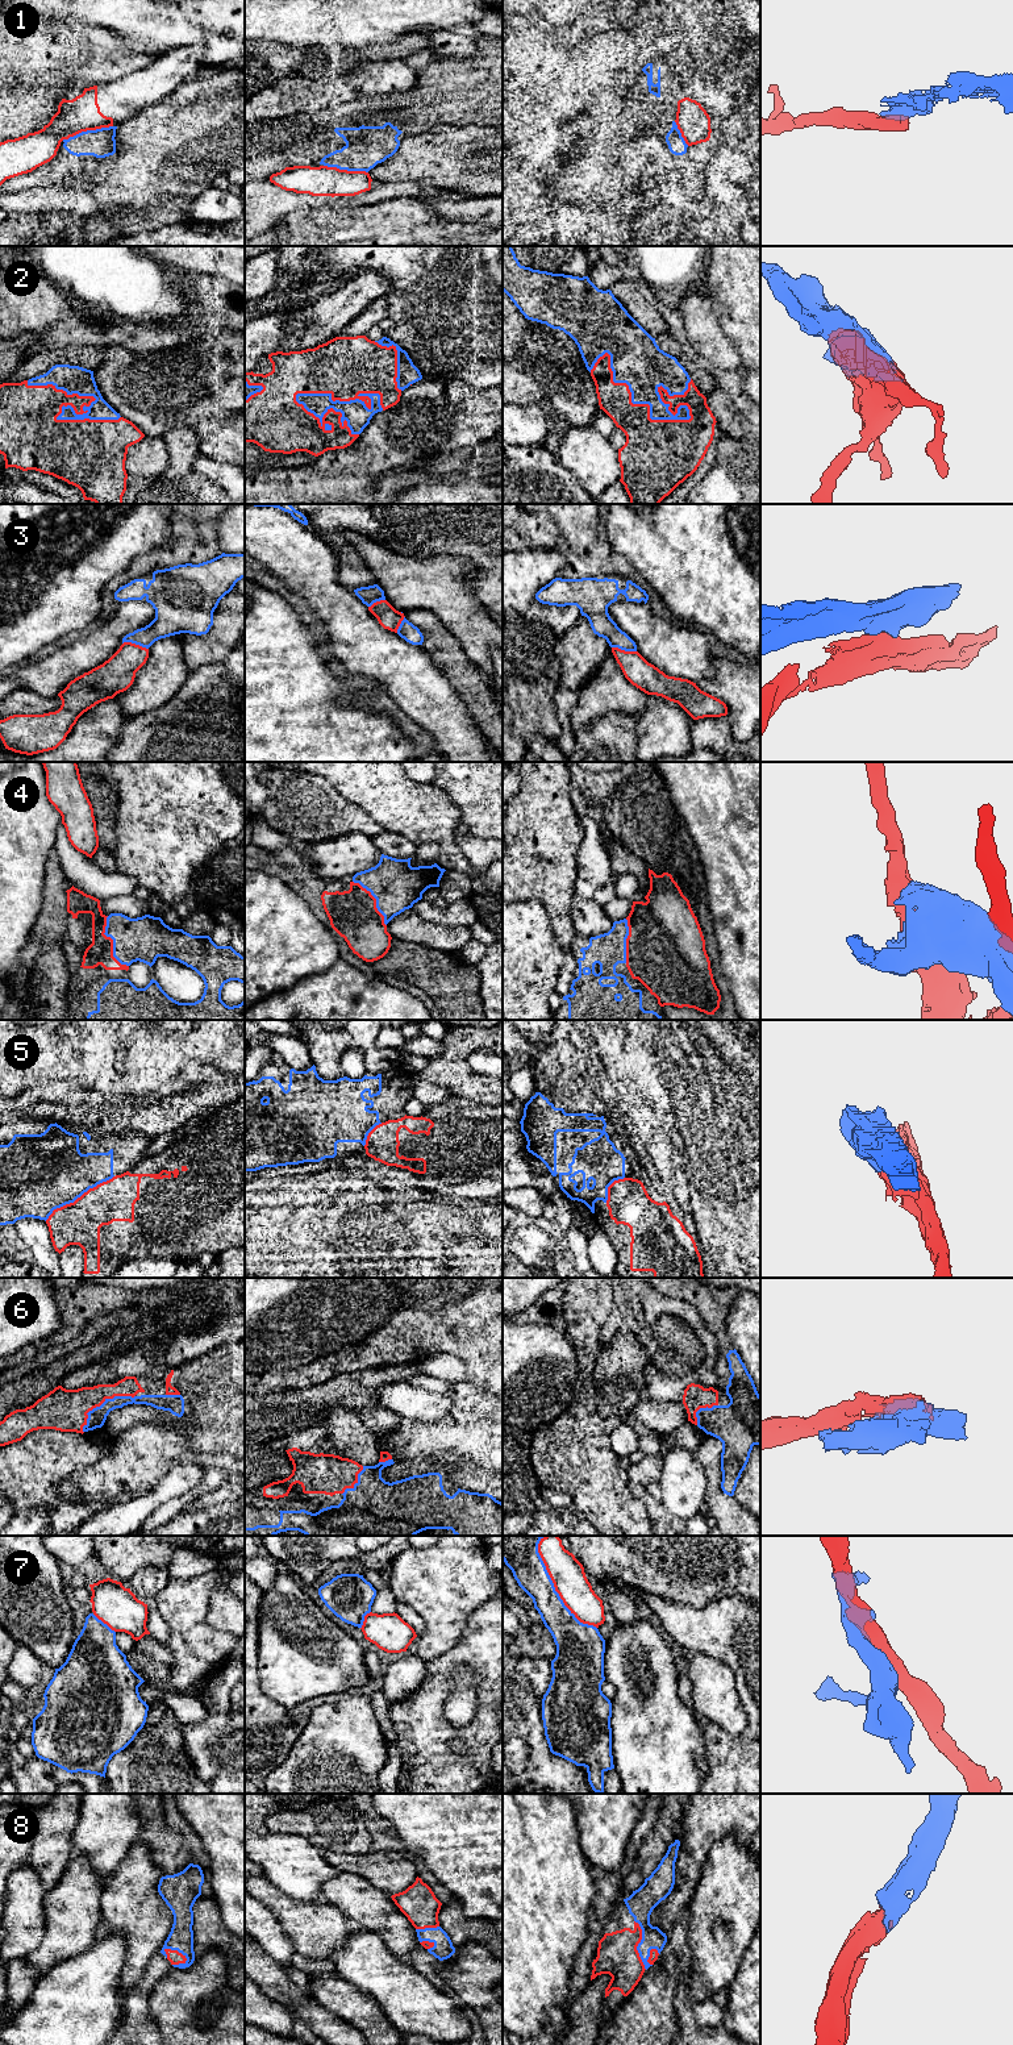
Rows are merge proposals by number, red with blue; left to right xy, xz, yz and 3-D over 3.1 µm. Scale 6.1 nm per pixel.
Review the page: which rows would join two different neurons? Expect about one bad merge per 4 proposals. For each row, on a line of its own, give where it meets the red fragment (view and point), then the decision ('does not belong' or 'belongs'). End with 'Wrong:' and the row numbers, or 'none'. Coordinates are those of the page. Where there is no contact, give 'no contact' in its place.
1: contact xy (87, 129); does not belong
2: contact xz (344, 400); belongs
3: contact xy (134, 644); does not belong
4: contact xy (112, 942); does not belong
5: contact xy (78, 1198); does not belong
6: contact xy (101, 1403); belongs
7: contact yz (554, 1586); does not belong
8: contact yz (637, 1945); belongs
Wrong: 1, 3, 4, 5, 7

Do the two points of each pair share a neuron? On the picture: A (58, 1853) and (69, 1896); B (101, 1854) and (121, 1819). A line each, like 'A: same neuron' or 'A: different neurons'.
A: different neurons
B: same neuron

